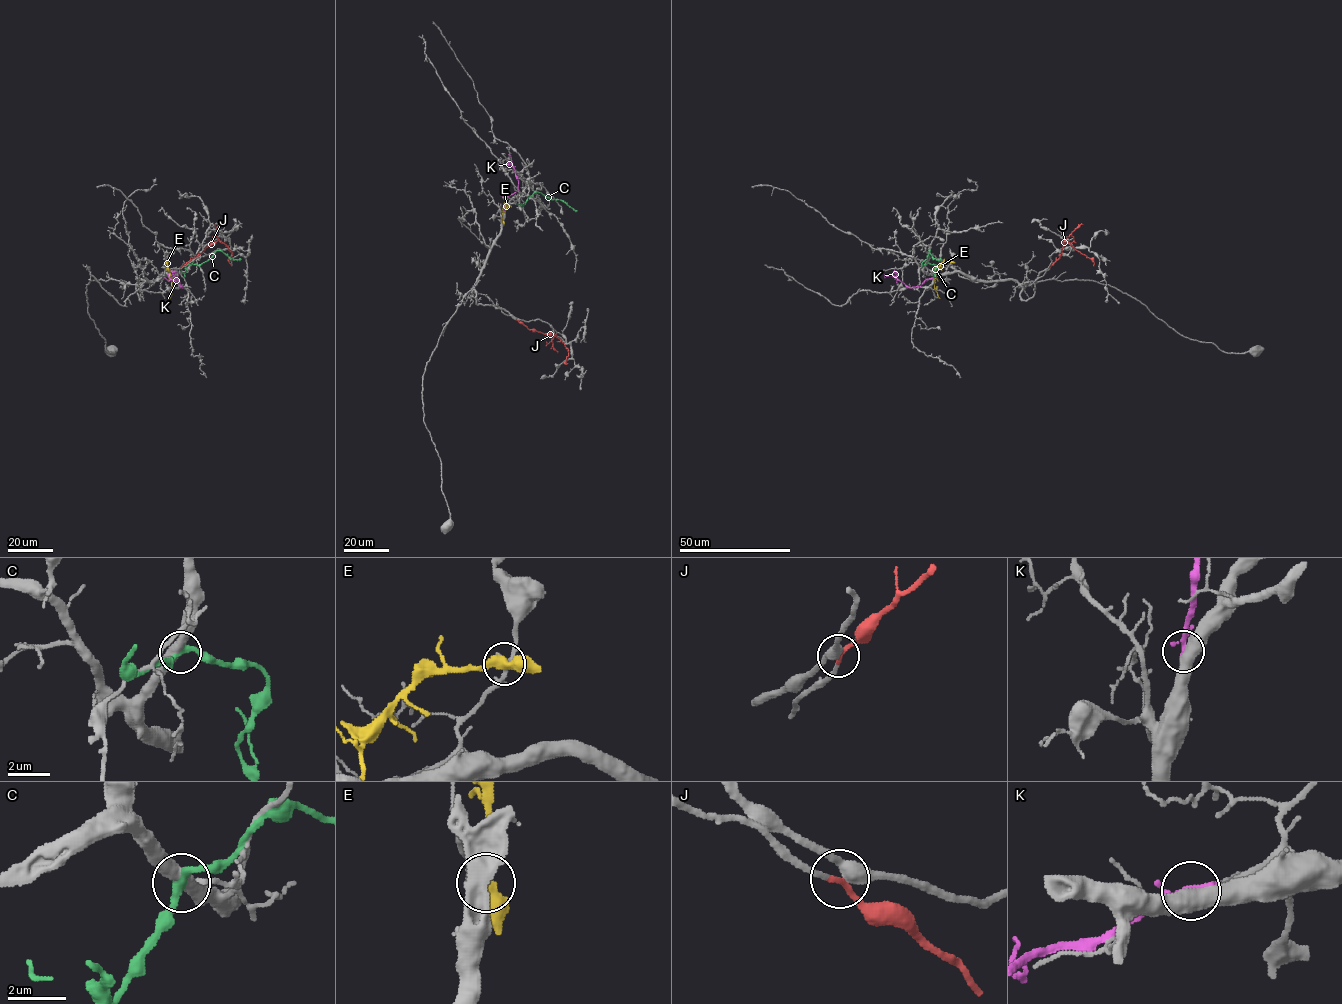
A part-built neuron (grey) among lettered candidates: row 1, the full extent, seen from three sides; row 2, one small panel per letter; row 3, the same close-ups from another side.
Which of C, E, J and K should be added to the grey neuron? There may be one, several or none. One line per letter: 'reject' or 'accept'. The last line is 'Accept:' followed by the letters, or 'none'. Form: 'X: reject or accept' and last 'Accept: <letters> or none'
C: reject
E: reject
J: accept
K: reject
Accept: J

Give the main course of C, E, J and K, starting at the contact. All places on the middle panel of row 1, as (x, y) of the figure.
C: (528, 197), (538, 192), (547, 197), (561, 199), (577, 211)
E: (502, 221), (503, 208), (508, 204), (505, 210)
J: (517, 320), (529, 329), (554, 335), (568, 349), (564, 363), (567, 363)
K: (504, 209), (506, 199), (517, 189), (517, 177), (509, 154)

